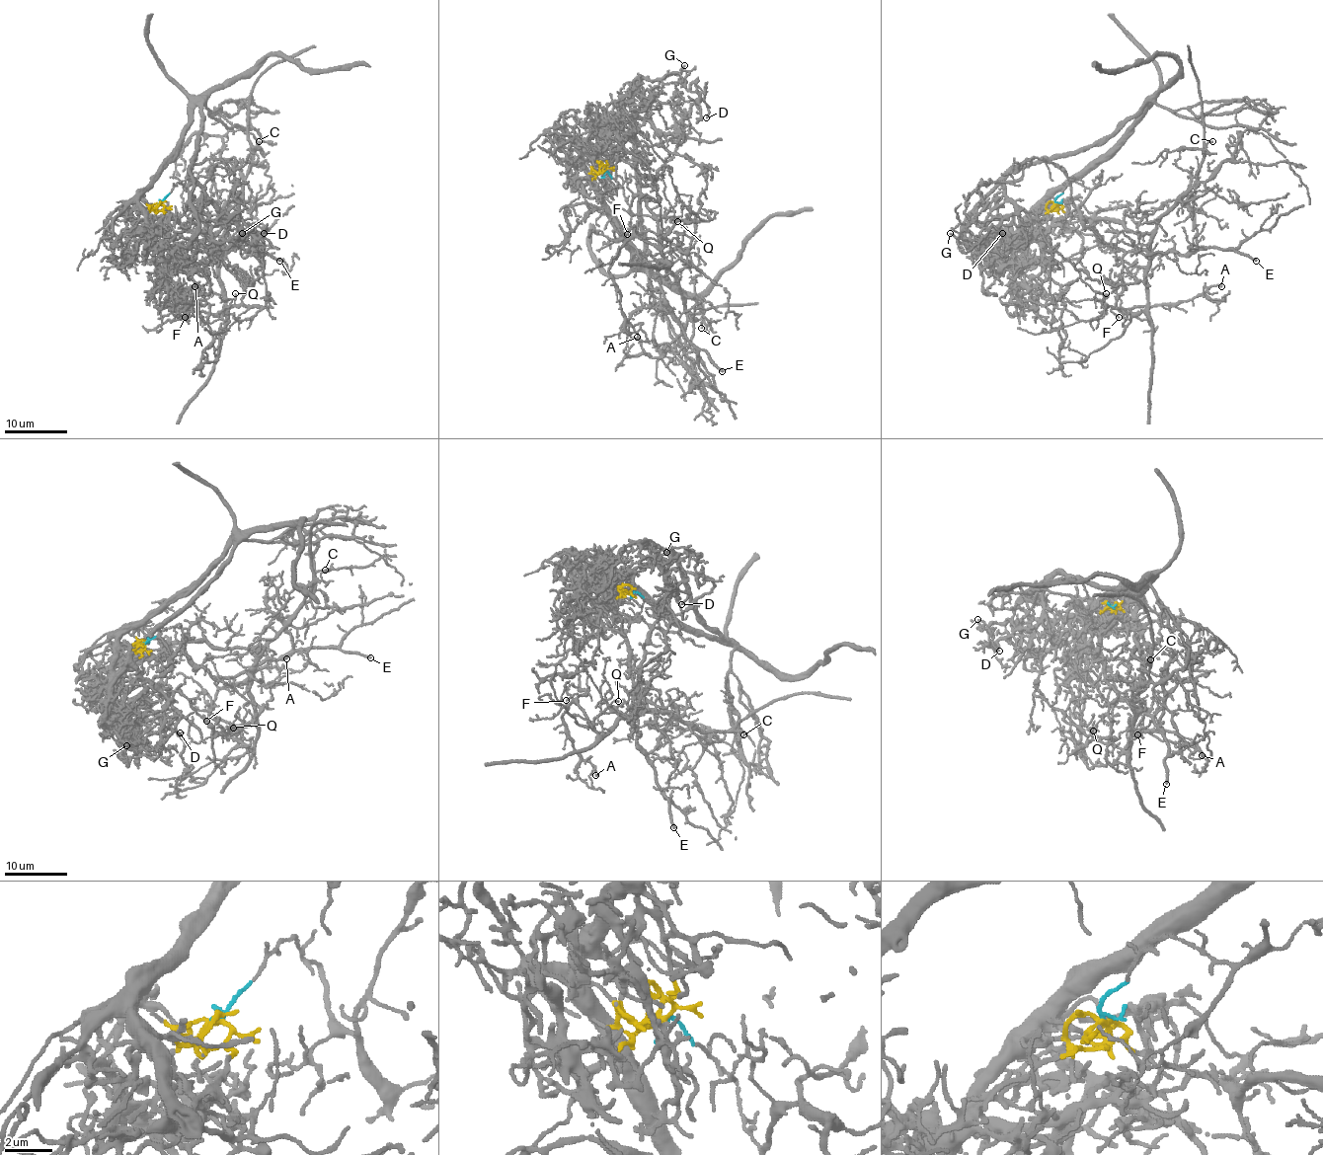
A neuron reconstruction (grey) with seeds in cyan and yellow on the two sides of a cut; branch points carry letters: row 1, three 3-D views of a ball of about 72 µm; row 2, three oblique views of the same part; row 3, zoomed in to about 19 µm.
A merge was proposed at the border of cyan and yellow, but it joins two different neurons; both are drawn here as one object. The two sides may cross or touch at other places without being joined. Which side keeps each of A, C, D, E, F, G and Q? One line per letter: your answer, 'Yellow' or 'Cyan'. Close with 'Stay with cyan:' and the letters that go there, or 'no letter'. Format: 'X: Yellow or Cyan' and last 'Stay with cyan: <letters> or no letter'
A: Cyan
C: Cyan
D: Yellow
E: Cyan
F: Cyan
G: Yellow
Q: Cyan
Stay with cyan: A, C, E, F, Q

